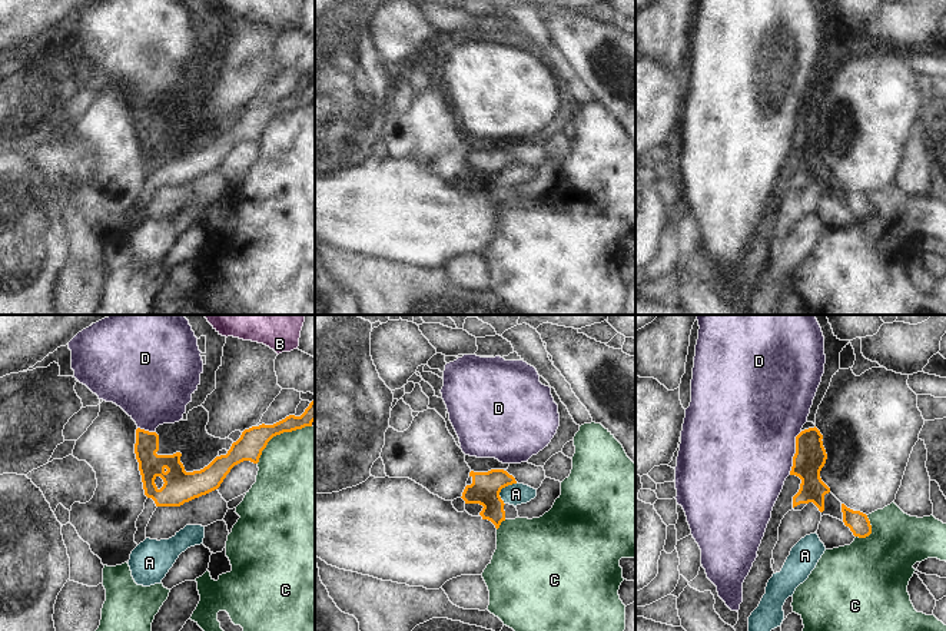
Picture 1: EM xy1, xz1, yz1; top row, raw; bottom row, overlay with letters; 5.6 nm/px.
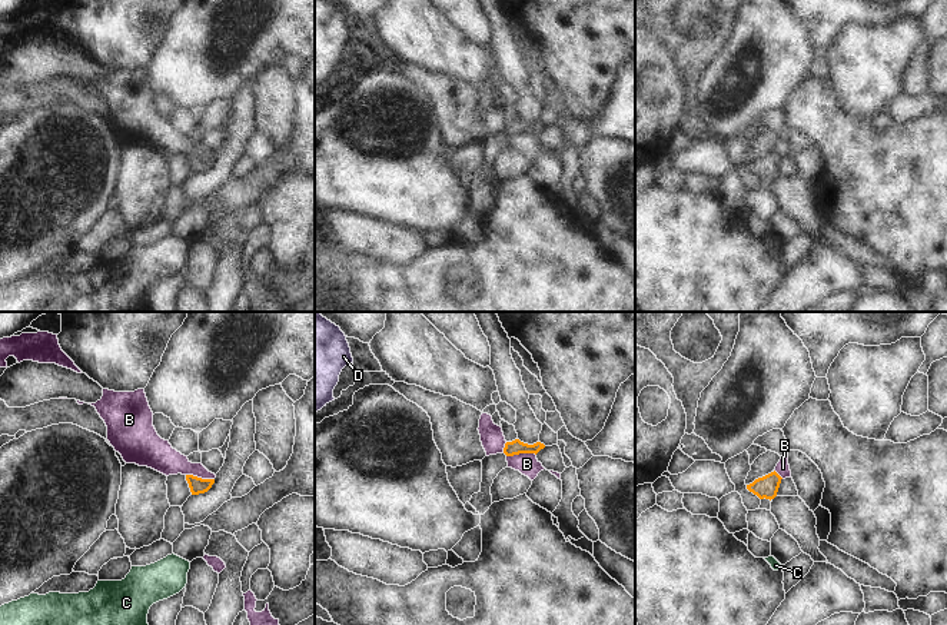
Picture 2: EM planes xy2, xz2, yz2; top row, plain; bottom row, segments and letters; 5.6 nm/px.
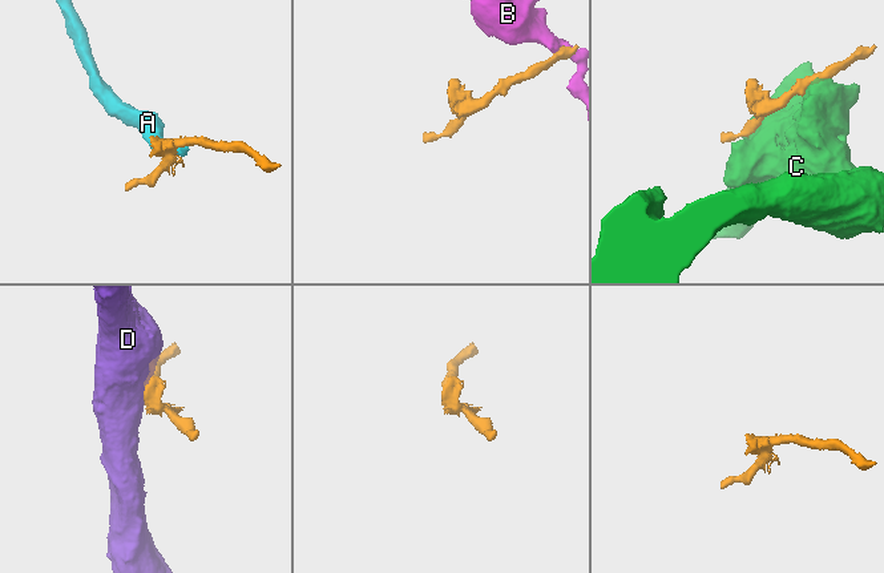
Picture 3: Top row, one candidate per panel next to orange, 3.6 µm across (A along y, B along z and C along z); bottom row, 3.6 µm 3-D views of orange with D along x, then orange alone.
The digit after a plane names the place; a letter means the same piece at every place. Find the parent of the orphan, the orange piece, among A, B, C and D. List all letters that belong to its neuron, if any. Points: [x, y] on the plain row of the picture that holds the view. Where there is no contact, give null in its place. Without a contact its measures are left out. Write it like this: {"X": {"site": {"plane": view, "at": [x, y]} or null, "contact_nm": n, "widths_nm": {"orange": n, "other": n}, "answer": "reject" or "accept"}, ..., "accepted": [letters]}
{"A": {"site": {"plane": "xz1", "at": [501, 168]}, "contact_nm": 150, "widths_nm": {"orange": 170, "other": 120}, "answer": "reject"}, "B": {"site": {"plane": "xz2", "at": [521, 132]}, "contact_nm": 170, "widths_nm": {"orange": 80, "other": 120}, "answer": "reject"}, "C": {"site": {"plane": "xy1", "at": [279, 113]}, "contact_nm": 380, "widths_nm": {"orange": 150, "other": 480}, "answer": "reject"}, "D": {"site": {"plane": "yz1", "at": [796, 132]}, "contact_nm": 260, "widths_nm": {"orange": 180, "other": 480}, "answer": "reject"}, "accepted": []}

